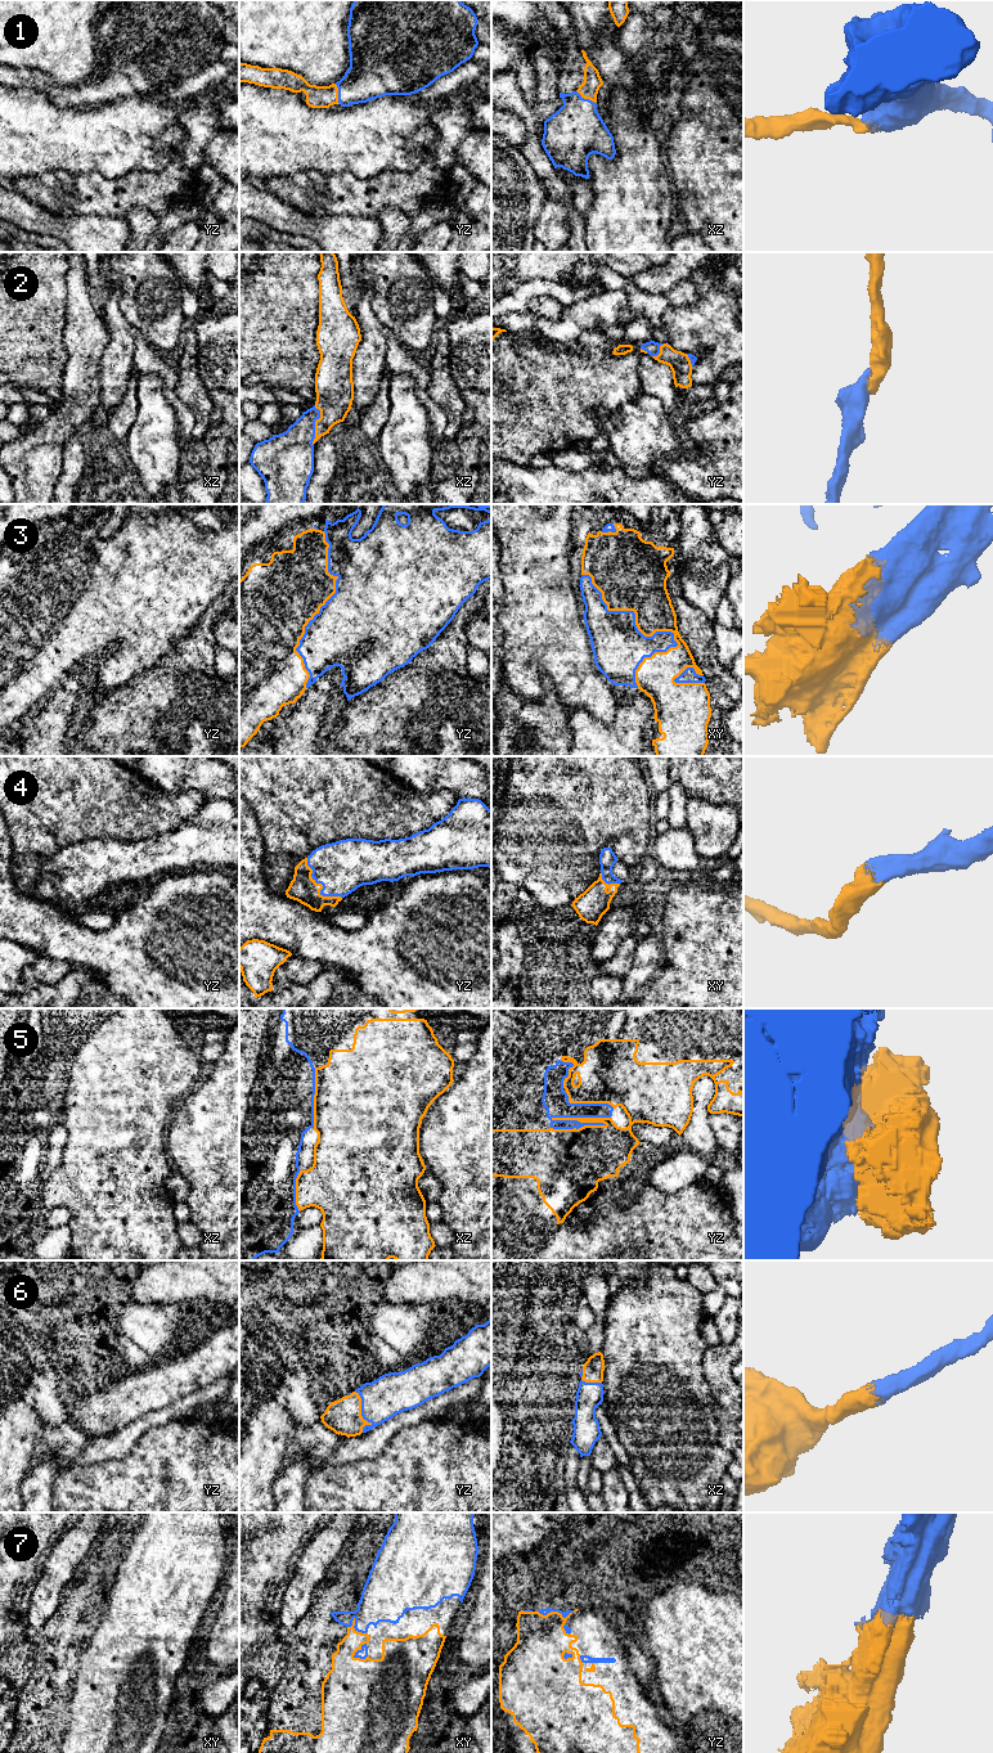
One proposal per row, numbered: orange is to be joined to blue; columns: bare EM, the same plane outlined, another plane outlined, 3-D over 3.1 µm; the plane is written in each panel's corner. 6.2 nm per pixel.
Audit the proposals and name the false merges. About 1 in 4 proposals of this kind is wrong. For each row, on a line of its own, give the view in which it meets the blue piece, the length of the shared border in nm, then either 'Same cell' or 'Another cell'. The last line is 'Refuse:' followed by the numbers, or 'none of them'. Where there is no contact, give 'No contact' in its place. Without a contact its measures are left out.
1: Touches blue in xz. Shared border 150 nm. Same cell
2: Touches blue in xz. Shared border 260 nm. Same cell
3: Touches blue in xy. Shared border 800 nm. Same cell
4: Touches blue in yz. Shared border 340 nm. Same cell
5: Touches blue in yz. Shared border 380 nm. Another cell
6: Touches blue in yz. Shared border 260 nm. Same cell
7: Touches blue in yz. Shared border 240 nm. Same cell
Refuse: 5

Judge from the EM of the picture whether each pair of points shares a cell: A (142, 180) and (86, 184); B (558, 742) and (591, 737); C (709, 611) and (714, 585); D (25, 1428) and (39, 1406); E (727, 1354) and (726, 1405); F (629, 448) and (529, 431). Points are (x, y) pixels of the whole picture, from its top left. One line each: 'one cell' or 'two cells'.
A: one cell
B: two cells
C: one cell
D: two cells
E: one cell
F: two cells

